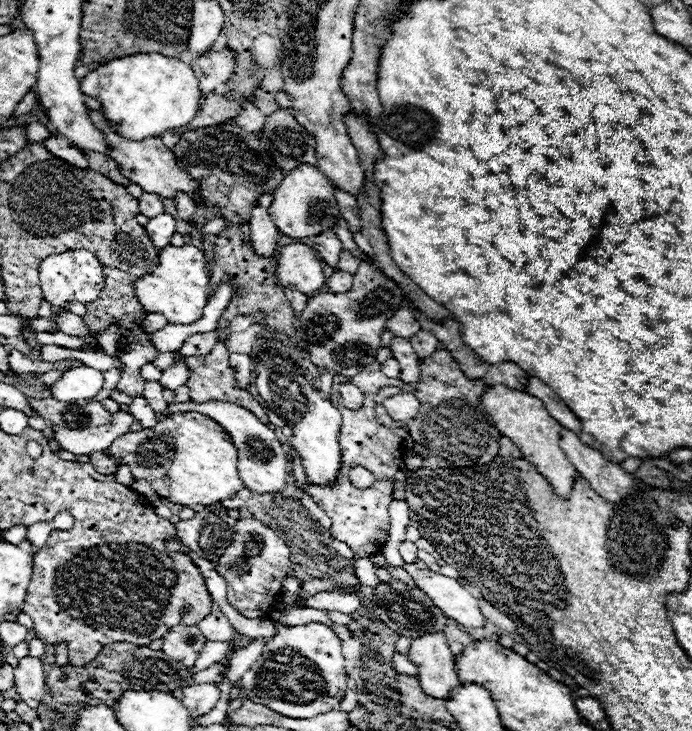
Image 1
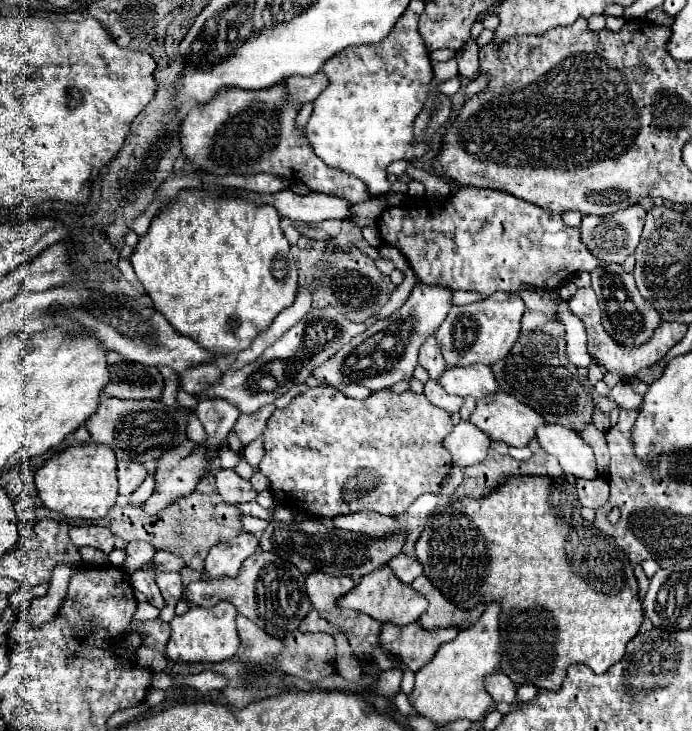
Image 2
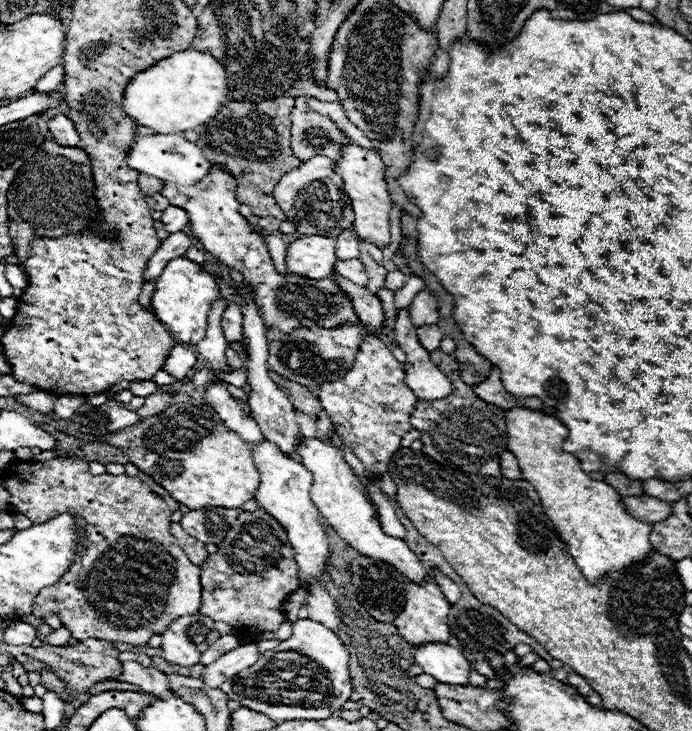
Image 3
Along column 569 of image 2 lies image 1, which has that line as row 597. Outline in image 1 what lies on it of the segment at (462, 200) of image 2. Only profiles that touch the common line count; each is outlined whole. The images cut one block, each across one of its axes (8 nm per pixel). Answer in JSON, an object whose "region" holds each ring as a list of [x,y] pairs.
{"region":[[[240,518],[234,526],[234,536],[226,554],[218,560],[218,574],[228,584],[228,602],[230,606],[246,618],[268,618],[276,600],[280,598],[282,582],[288,576],[294,576],[296,570],[292,568],[290,548],[284,544],[282,538],[268,526],[258,520]]]}

